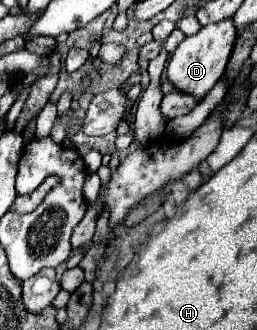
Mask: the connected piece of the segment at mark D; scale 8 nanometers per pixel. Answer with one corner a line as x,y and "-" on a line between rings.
224,19
220,23
206,25
196,35
186,37
176,47
176,51
172,53
168,67
166,67
168,81
172,83
172,87
180,93
192,95
196,101
202,101
208,95
208,91
218,83
218,79
224,75
234,41
236,41
236,29
234,29
232,19

